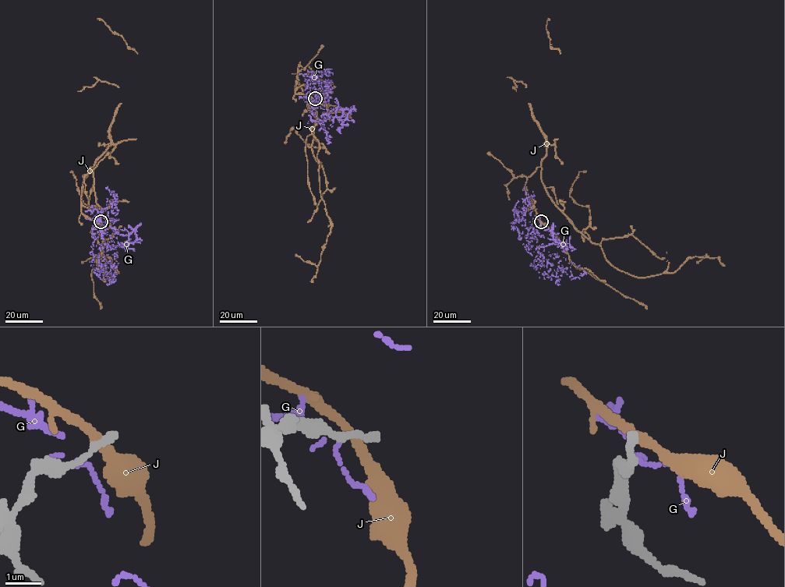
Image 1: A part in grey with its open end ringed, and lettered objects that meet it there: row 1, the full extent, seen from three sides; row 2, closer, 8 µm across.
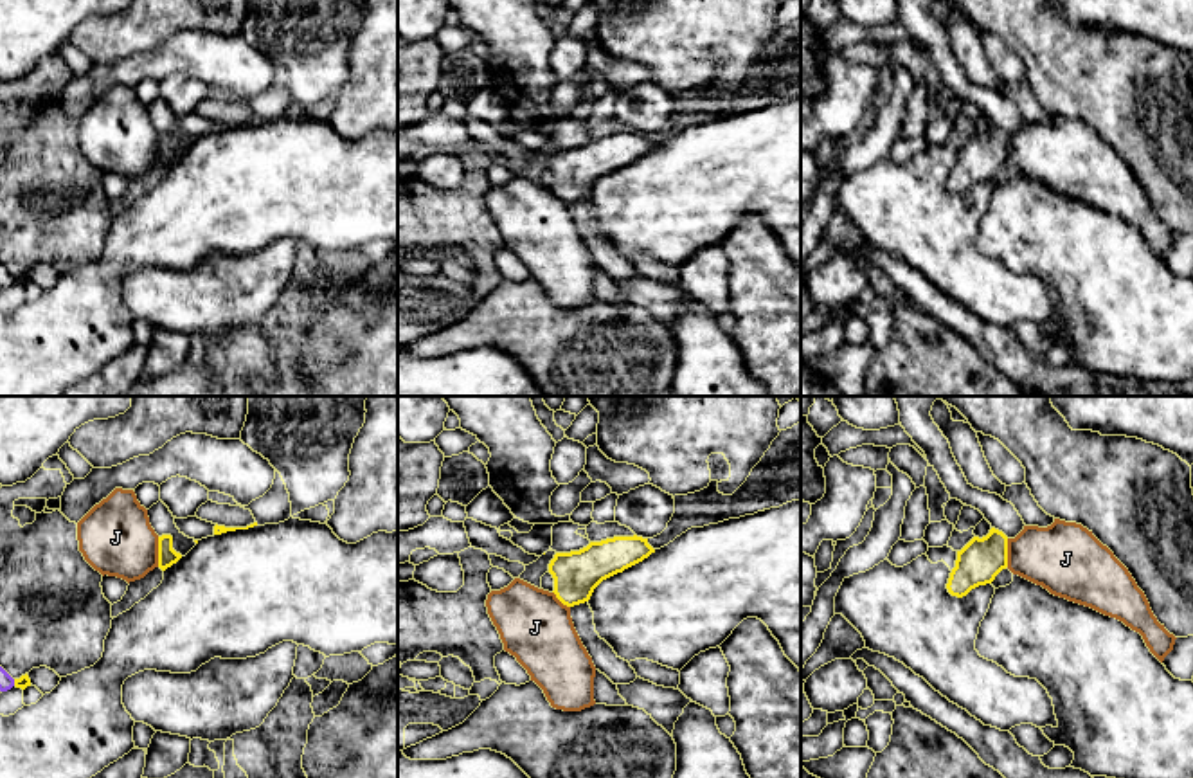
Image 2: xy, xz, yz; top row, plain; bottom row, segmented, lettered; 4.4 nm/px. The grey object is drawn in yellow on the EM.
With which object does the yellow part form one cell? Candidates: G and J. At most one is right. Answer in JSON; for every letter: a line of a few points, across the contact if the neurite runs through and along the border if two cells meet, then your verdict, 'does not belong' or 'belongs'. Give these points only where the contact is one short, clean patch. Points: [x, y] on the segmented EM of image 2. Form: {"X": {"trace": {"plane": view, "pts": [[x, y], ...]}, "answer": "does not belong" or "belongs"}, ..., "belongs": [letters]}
{"G": {"trace": {"plane": "xy", "pts": [[13, 679], [15, 685]]}, "answer": "does not belong"}, "J": {"trace": {"plane": "xy", "pts": [[157, 537], [159, 566]]}, "answer": "does not belong"}, "belongs": []}

